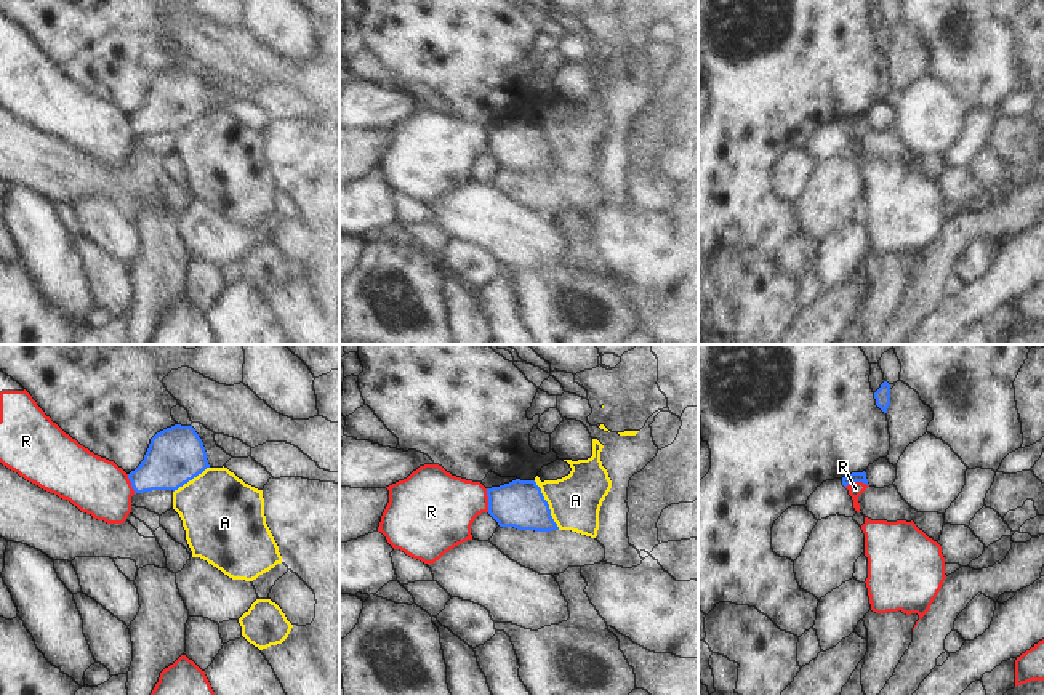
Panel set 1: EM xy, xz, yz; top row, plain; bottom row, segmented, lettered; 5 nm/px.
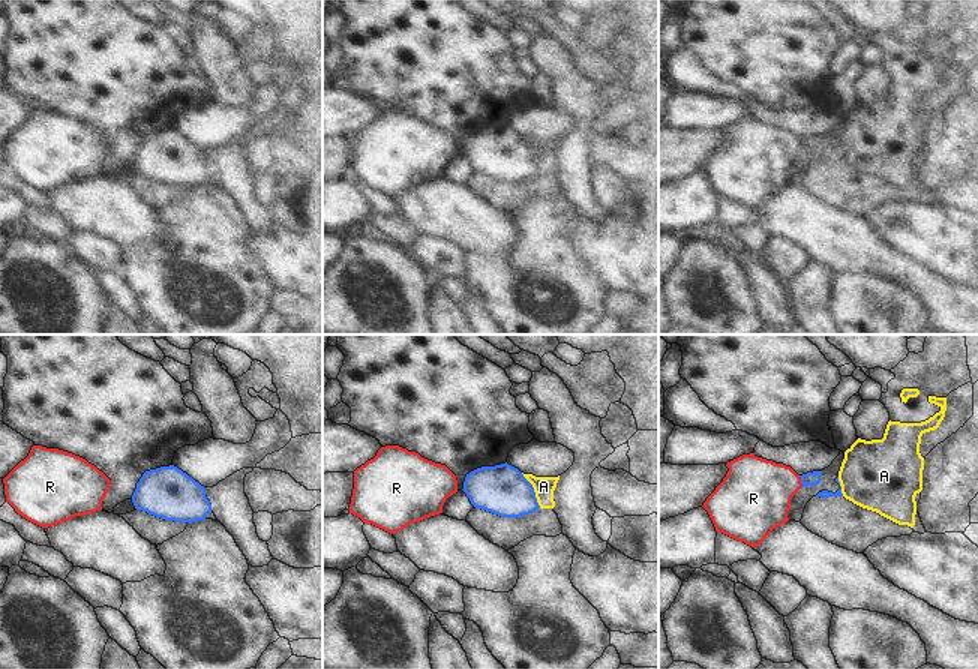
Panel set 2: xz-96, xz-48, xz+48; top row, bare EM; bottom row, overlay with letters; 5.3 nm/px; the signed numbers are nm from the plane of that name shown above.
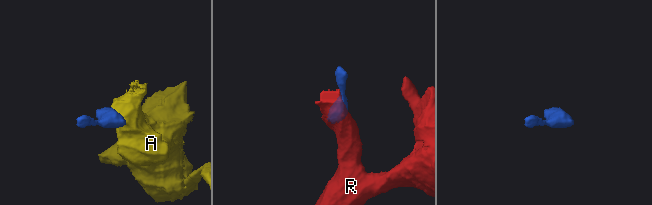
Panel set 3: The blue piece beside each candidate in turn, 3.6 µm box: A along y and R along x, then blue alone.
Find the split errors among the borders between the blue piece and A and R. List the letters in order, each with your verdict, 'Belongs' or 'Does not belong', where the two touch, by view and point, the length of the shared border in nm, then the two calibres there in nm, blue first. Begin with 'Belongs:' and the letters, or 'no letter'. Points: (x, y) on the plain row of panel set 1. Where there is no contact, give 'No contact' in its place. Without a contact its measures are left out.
Belongs: no letter
A: Does not belong. Touches blue at xz (548, 146). Shared border 280 nm. Thickness 240 nm (blue) against 260 nm
R: Does not belong. Touches blue at xz (489, 141). Shared border 120 nm. Thickness 240 nm (blue) against 360 nm.

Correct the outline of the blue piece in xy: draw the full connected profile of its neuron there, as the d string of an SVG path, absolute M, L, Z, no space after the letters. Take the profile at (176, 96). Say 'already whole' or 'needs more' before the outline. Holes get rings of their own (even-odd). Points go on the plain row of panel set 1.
already whole; M175 66L151 80L144 101L128 120L135 136L152 131L175 133L207 109L207 93L192 66Z

